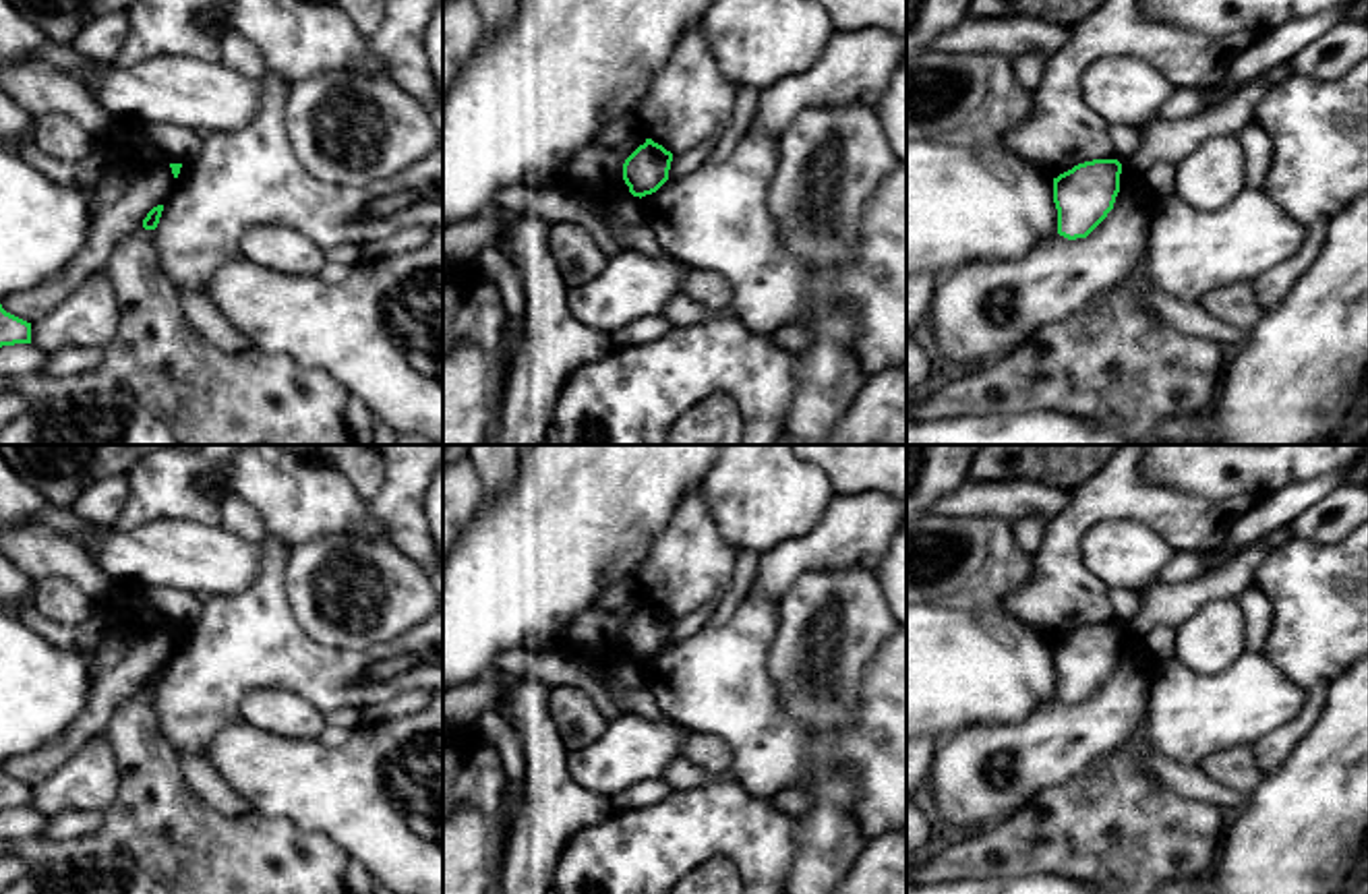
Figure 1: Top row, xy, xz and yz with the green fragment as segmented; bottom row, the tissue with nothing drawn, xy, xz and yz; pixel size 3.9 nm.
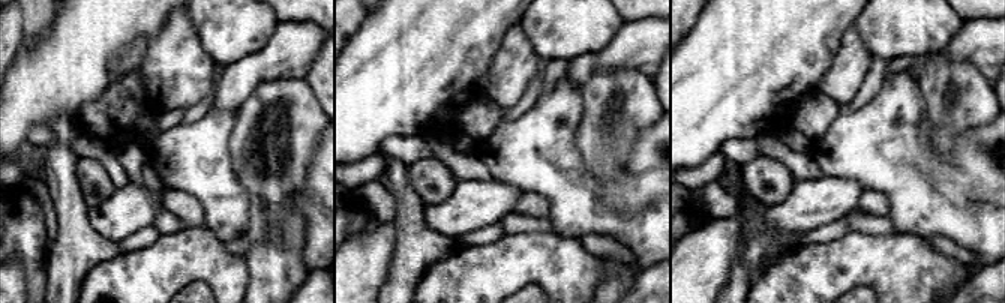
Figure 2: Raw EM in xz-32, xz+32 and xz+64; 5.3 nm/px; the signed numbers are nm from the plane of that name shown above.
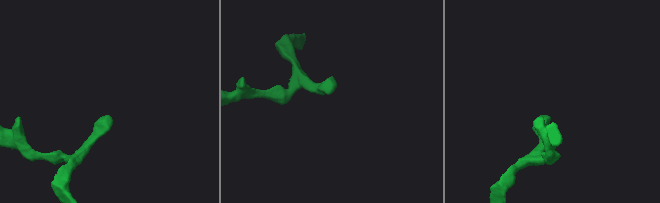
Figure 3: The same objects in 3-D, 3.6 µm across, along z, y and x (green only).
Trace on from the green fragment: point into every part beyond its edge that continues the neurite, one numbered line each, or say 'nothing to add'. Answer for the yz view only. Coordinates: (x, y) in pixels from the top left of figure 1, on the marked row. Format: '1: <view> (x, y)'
nothing to add

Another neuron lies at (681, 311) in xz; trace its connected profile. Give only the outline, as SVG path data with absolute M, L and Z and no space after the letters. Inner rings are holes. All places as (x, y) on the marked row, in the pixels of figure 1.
M683 292L675 294L662 315L675 325L675 327L685 327L685 325L697 325L706 319L733 319L735 312L731 306L726 308L712 308L706 306Z

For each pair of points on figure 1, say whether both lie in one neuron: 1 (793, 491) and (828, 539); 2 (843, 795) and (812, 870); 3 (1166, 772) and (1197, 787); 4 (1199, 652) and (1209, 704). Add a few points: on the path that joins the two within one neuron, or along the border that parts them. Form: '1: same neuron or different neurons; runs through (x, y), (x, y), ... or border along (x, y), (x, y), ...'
1: different neurons; border along (837, 495), (808, 532), (775, 545)
2: same neuron; runs through (835, 814), (824, 851)
3: same neuron; runs through (1174, 777), (1188, 781)
4: different neurons; border along (1246, 650), (1224, 669), (1205, 675), (1174, 659)

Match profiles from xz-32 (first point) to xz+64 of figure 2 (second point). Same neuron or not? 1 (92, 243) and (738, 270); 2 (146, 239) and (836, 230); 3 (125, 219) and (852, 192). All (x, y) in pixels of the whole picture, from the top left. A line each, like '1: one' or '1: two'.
1: one
2: one
3: one

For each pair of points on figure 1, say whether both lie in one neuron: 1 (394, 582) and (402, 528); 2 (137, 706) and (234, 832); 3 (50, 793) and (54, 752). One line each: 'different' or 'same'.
1: different
2: same
3: different

